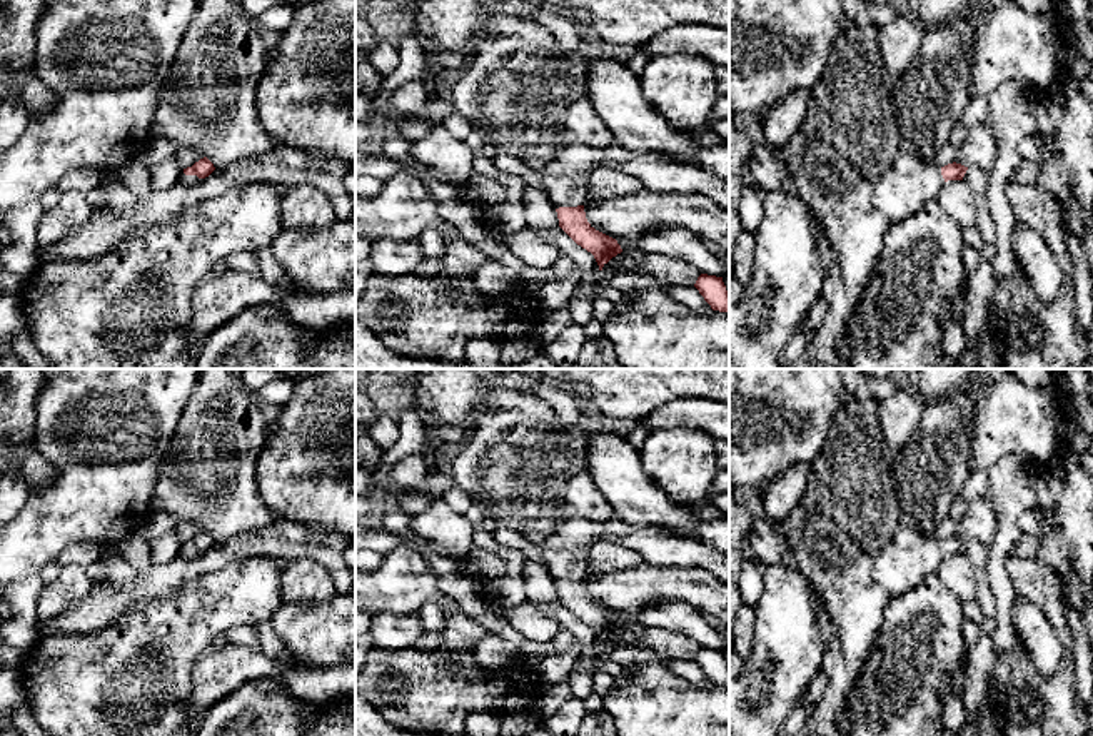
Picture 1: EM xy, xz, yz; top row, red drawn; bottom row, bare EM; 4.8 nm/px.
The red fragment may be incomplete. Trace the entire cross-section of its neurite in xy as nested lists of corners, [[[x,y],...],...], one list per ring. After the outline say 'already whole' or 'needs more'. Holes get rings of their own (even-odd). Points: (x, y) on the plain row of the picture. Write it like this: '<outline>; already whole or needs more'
[[[204,531],[199,536],[195,536],[192,541],[184,542],[180,556],[185,559],[197,559],[214,544],[215,544],[214,537],[207,531]]]; needs more

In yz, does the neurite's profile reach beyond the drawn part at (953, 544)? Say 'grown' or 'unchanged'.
grown

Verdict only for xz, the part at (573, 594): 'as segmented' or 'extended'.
extended

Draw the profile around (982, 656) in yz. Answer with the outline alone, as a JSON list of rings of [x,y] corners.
[[[985,633],[966,649],[968,683],[963,698],[966,719],[973,719],[978,714],[978,708],[988,693],[996,656],[991,636]]]

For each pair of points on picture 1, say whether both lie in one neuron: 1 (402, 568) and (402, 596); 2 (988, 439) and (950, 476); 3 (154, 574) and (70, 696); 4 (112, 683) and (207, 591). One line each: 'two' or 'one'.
1: one
2: two
3: two
4: one

